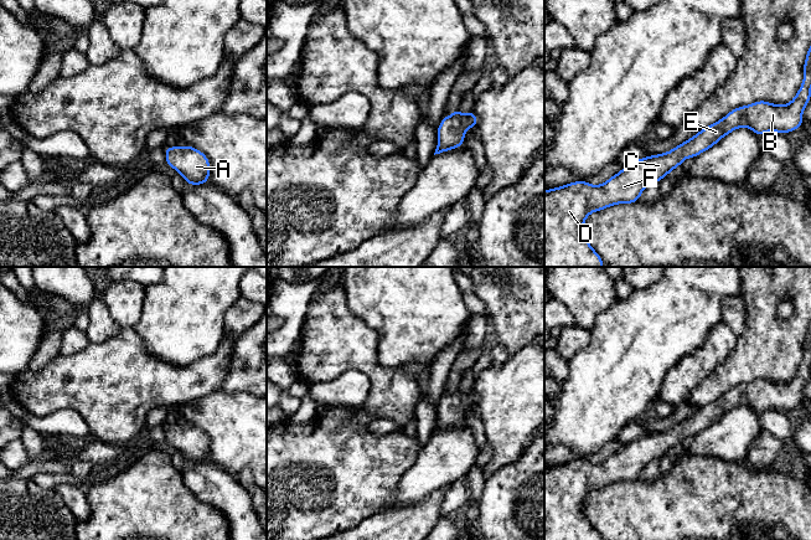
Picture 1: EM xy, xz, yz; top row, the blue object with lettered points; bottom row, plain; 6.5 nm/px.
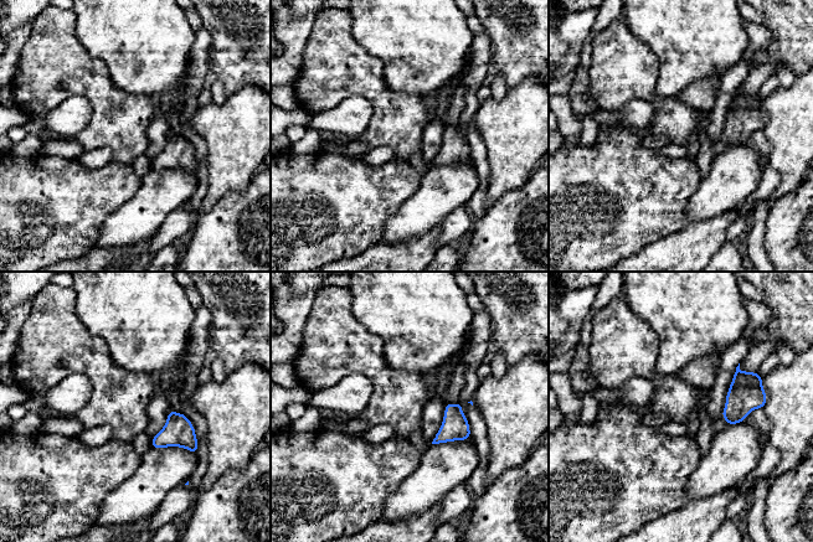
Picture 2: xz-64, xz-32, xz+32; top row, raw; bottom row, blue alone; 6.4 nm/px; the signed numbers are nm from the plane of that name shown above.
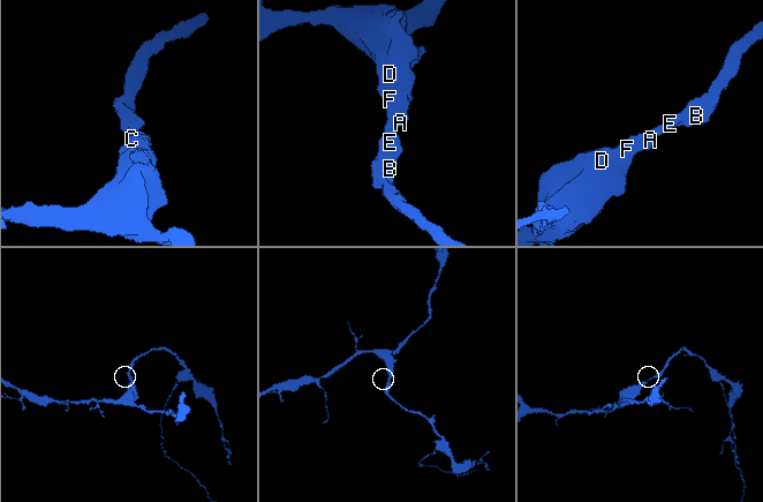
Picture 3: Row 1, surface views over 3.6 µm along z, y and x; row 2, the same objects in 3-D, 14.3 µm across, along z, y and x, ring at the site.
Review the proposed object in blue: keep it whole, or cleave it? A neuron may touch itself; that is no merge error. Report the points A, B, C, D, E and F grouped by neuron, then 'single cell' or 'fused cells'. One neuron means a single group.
A B C D E F | single cell

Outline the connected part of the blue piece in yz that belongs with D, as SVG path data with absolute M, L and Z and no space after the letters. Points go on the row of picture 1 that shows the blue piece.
M811 45L804 65L802 84L790 103L780 106L759 101L749 106L738 107L672 150L639 159L601 185L594 186L587 181L574 181L564 186L544 190L544 267L603 267L601 257L589 245L584 235L584 221L592 212L618 204L639 201L641 192L649 184L660 182L665 175L680 166L685 159L696 158L698 154L711 149L734 129L747 127L760 137L766 132L785 134L802 127L804 108L809 104L810 98Z

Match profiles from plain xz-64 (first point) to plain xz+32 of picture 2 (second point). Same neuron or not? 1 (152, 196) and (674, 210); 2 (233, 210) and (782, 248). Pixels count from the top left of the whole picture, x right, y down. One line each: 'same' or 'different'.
1: different
2: same

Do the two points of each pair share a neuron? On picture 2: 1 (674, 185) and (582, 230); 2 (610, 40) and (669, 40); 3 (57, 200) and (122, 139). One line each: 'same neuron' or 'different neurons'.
1: same neuron
2: different neurons
3: different neurons

